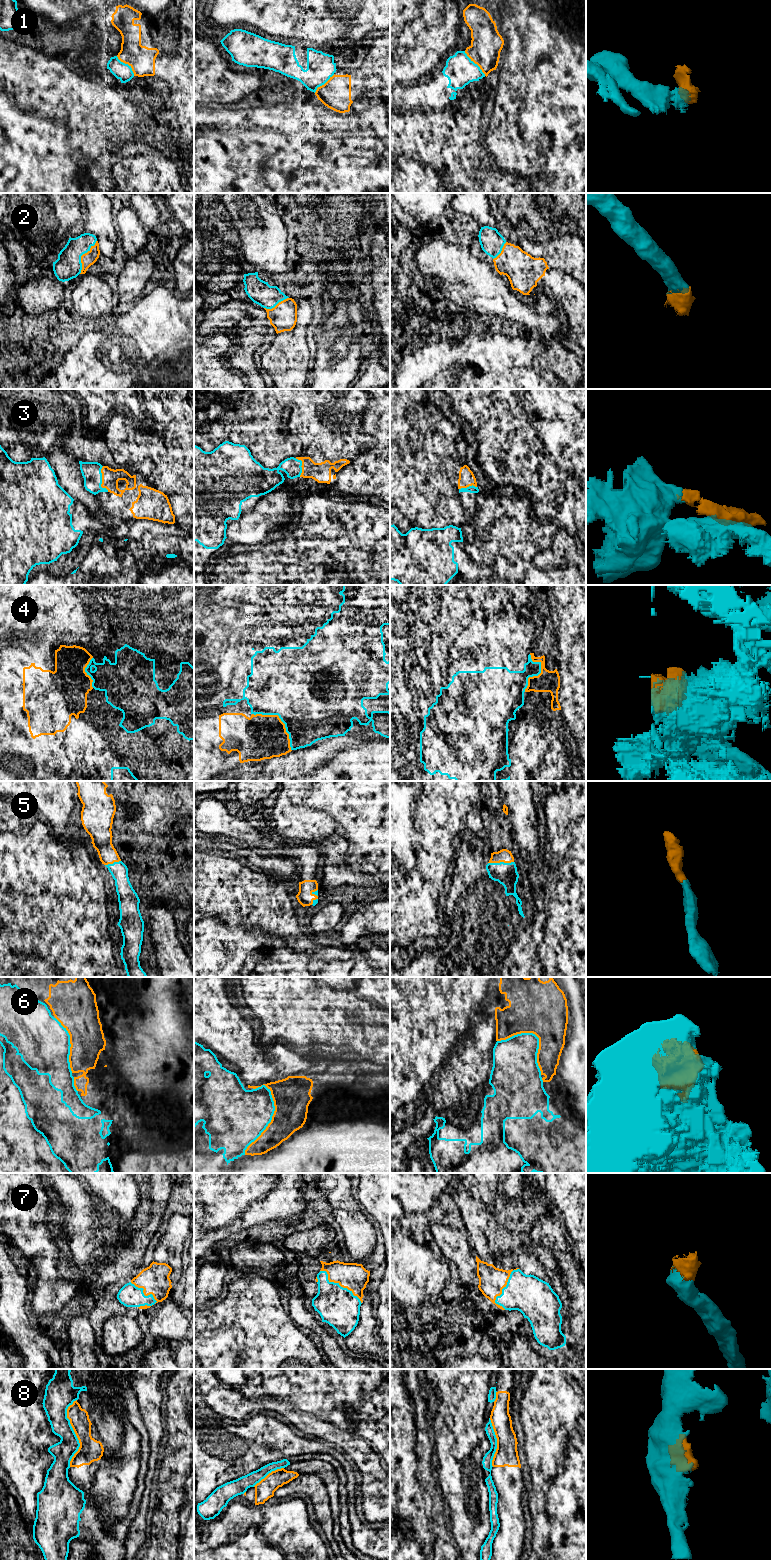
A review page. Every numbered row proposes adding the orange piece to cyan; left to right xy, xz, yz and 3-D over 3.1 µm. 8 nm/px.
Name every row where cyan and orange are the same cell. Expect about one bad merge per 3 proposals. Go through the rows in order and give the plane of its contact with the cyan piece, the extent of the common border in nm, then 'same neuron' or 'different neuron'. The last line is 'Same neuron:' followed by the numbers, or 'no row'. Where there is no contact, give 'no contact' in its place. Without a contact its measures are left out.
1: yz | 260 nm | different neuron
2: xy | 300 nm | same neuron
3: xy | 220 nm | same neuron
4: xz | 440 nm | different neuron
5: yz | 200 nm | same neuron
6: xz | 600 nm | same neuron
7: xz | 420 nm | same neuron
8: xy | 550 nm | different neuron
Same neuron: 2, 3, 5, 6, 7

